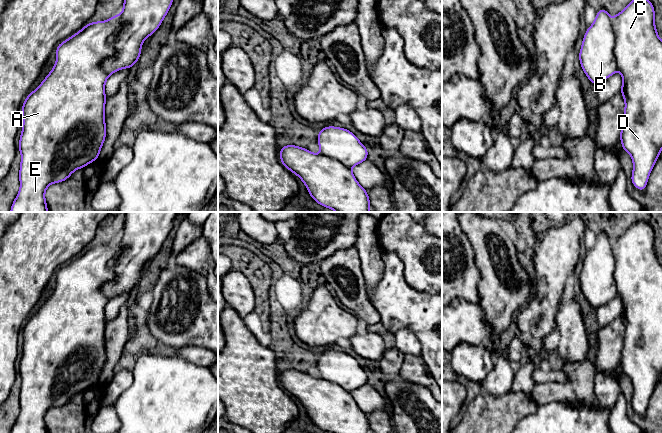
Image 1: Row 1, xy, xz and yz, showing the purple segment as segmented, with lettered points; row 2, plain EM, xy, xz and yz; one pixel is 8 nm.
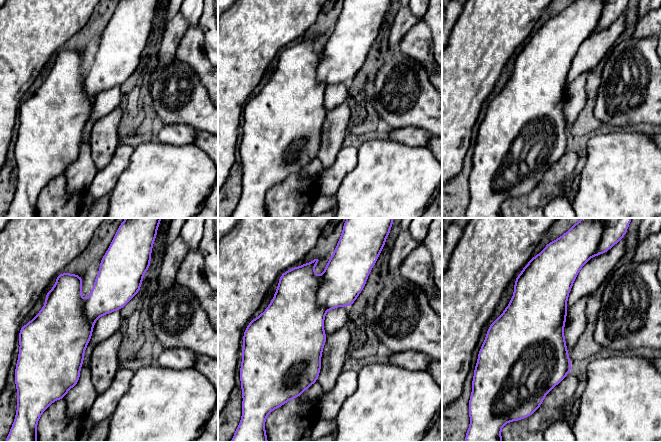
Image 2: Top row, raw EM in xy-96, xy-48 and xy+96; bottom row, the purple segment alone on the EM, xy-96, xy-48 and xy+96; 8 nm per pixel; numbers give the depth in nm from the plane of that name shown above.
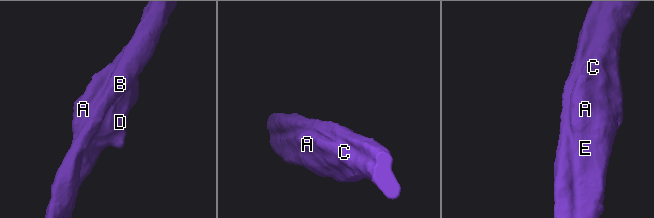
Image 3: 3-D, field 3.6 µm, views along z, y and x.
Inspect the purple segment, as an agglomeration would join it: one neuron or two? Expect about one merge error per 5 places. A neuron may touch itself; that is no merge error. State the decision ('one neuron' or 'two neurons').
one neuron

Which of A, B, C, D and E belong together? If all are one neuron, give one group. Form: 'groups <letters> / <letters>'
groups A B C D E

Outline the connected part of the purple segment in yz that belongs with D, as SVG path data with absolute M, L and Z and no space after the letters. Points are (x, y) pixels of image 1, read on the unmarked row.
M644 221L631 224L625 233L612 243L607 234L602 232L597 236L593 248L586 254L579 276L582 294L592 308L602 307L617 294L622 299L620 316L625 325L625 333L619 363L622 367L621 374L627 375L633 385L631 406L640 415L646 413L649 399L662 374L662 264L658 260L654 243L654 230Z

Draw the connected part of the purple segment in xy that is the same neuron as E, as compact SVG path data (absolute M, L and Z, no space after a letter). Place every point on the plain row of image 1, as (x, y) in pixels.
M127 212L121 238L106 245L91 246L56 271L56 286L51 296L36 314L25 323L22 357L18 368L21 377L20 413L11 433L48 433L45 415L52 407L67 404L77 393L97 384L106 362L105 306L108 301L124 292L130 293L141 279L142 267L161 249L178 212Z

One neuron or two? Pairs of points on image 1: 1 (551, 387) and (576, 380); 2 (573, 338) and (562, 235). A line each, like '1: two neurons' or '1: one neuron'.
1: one neuron
2: two neurons

